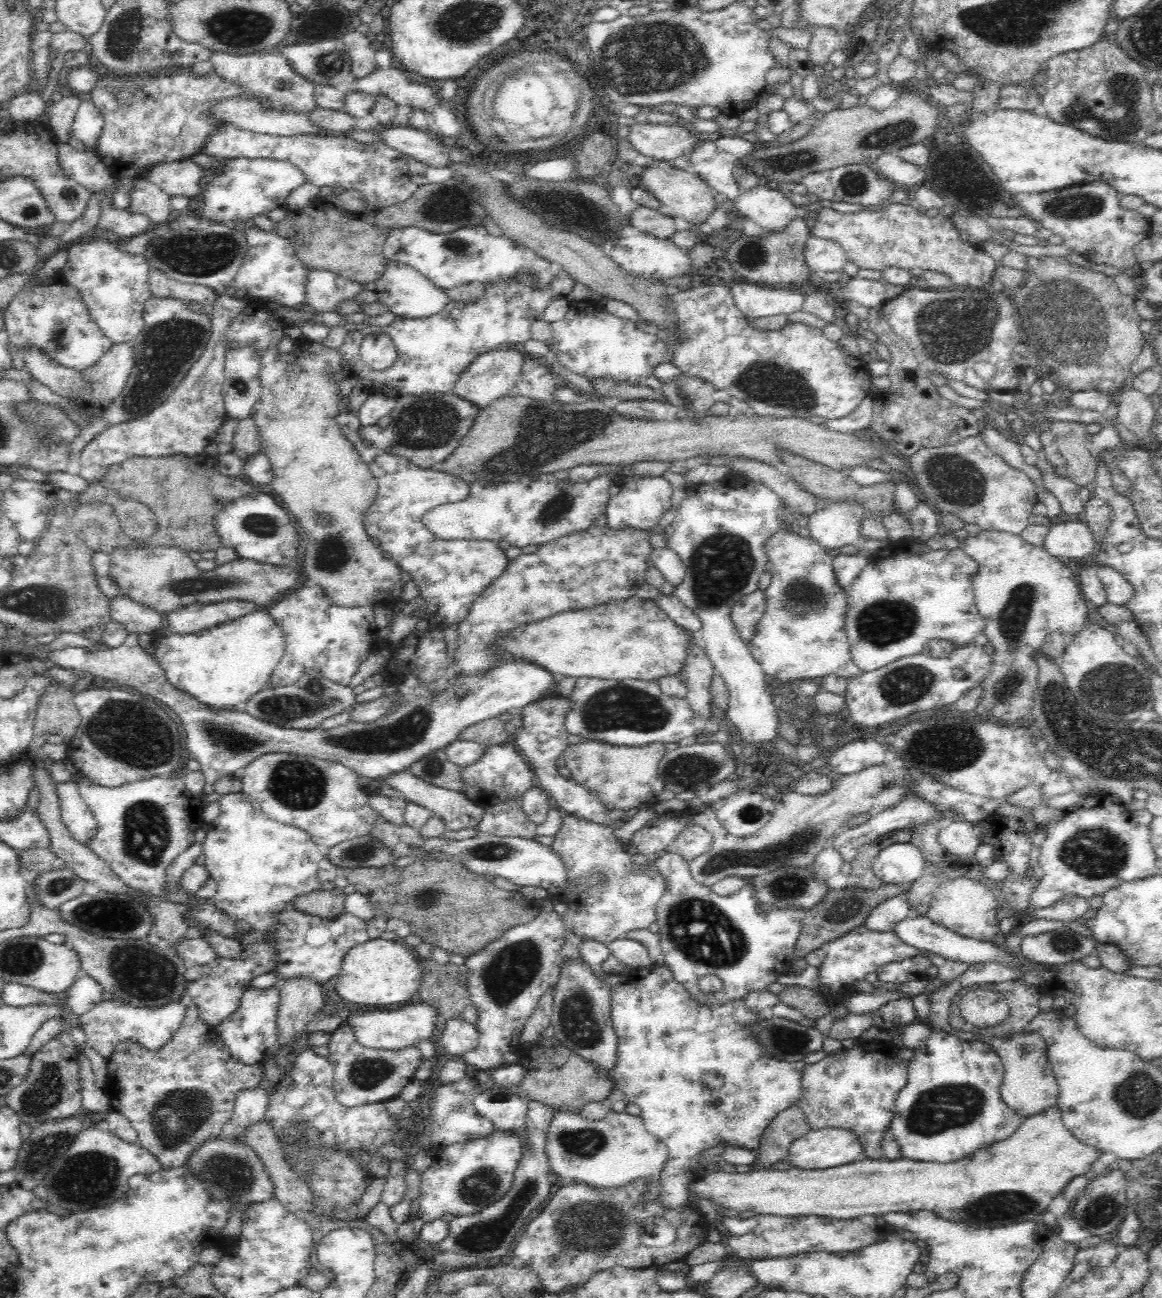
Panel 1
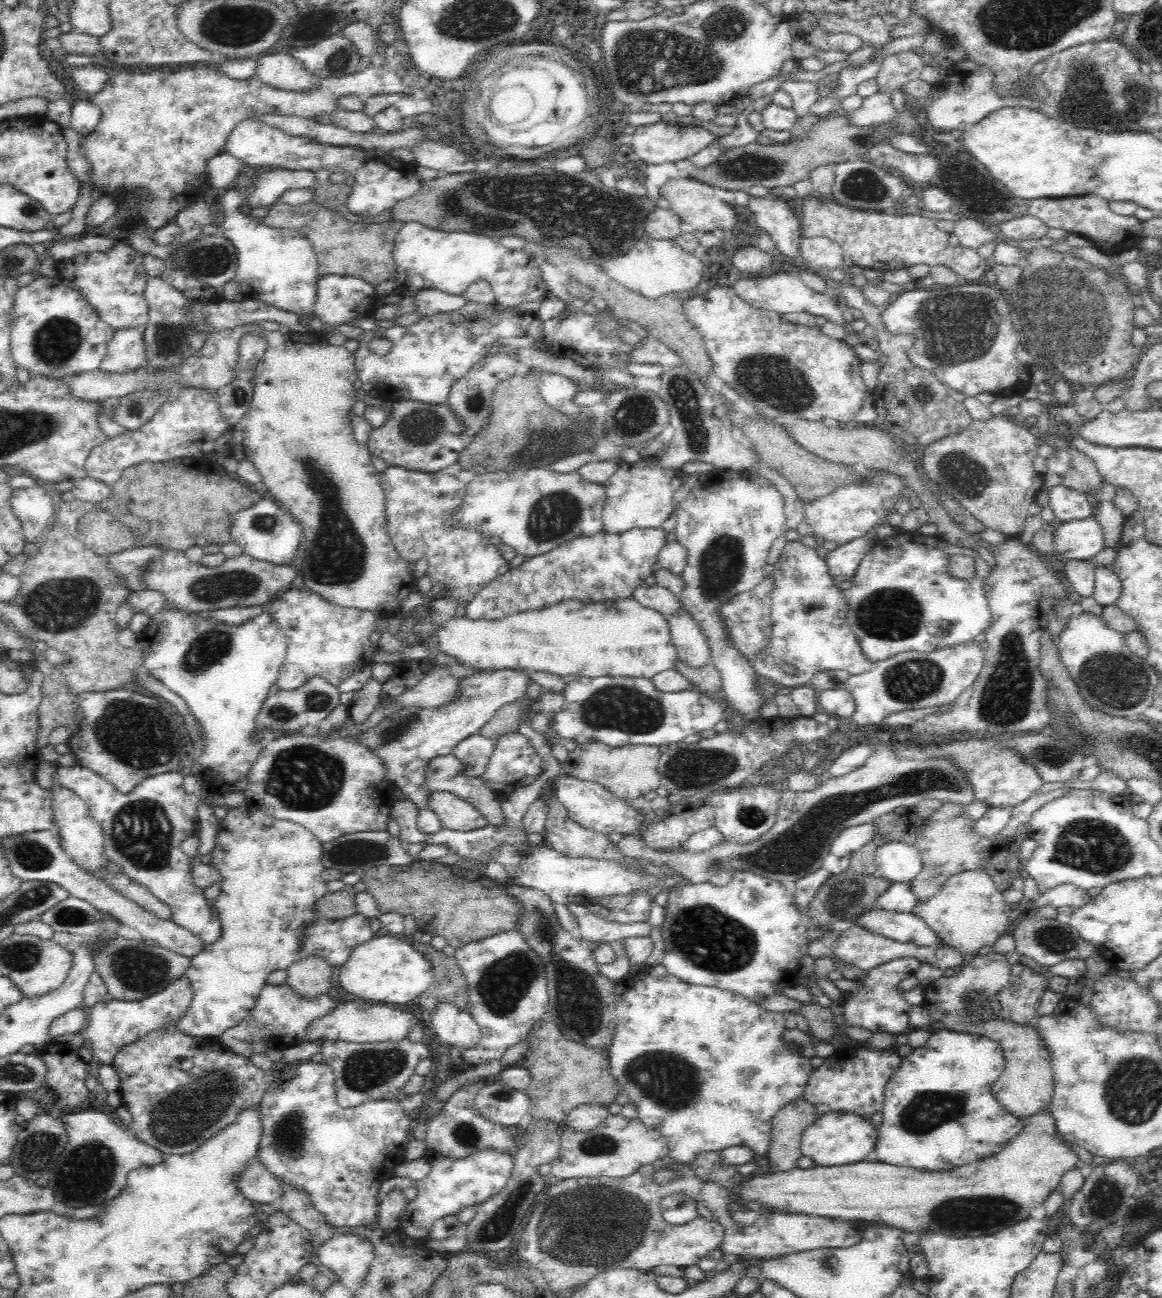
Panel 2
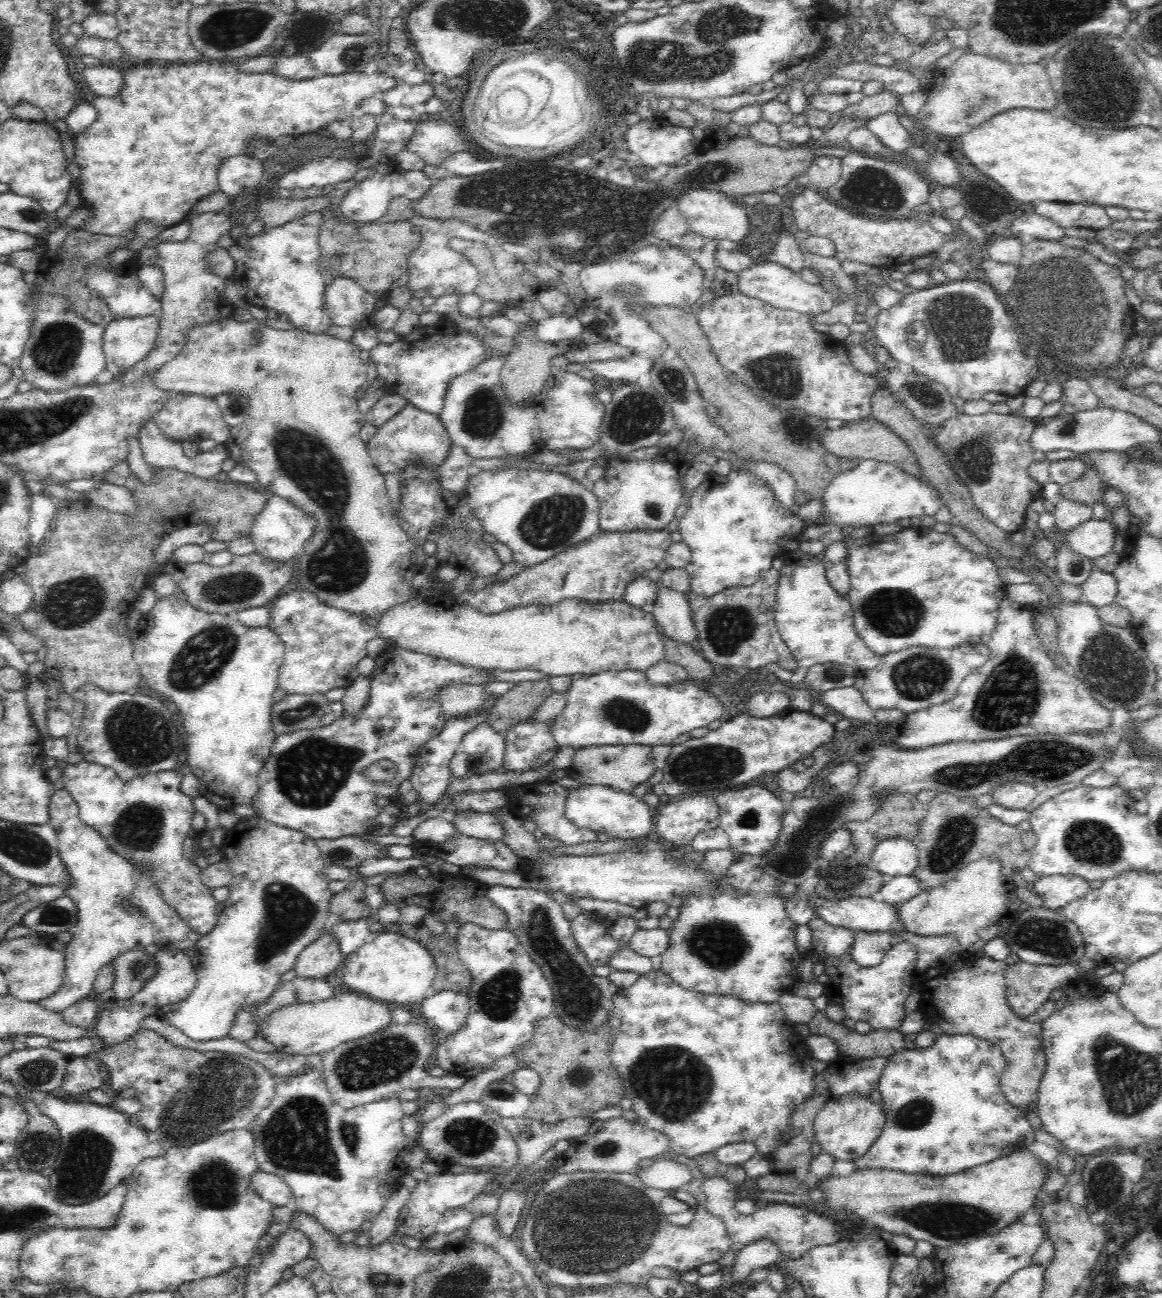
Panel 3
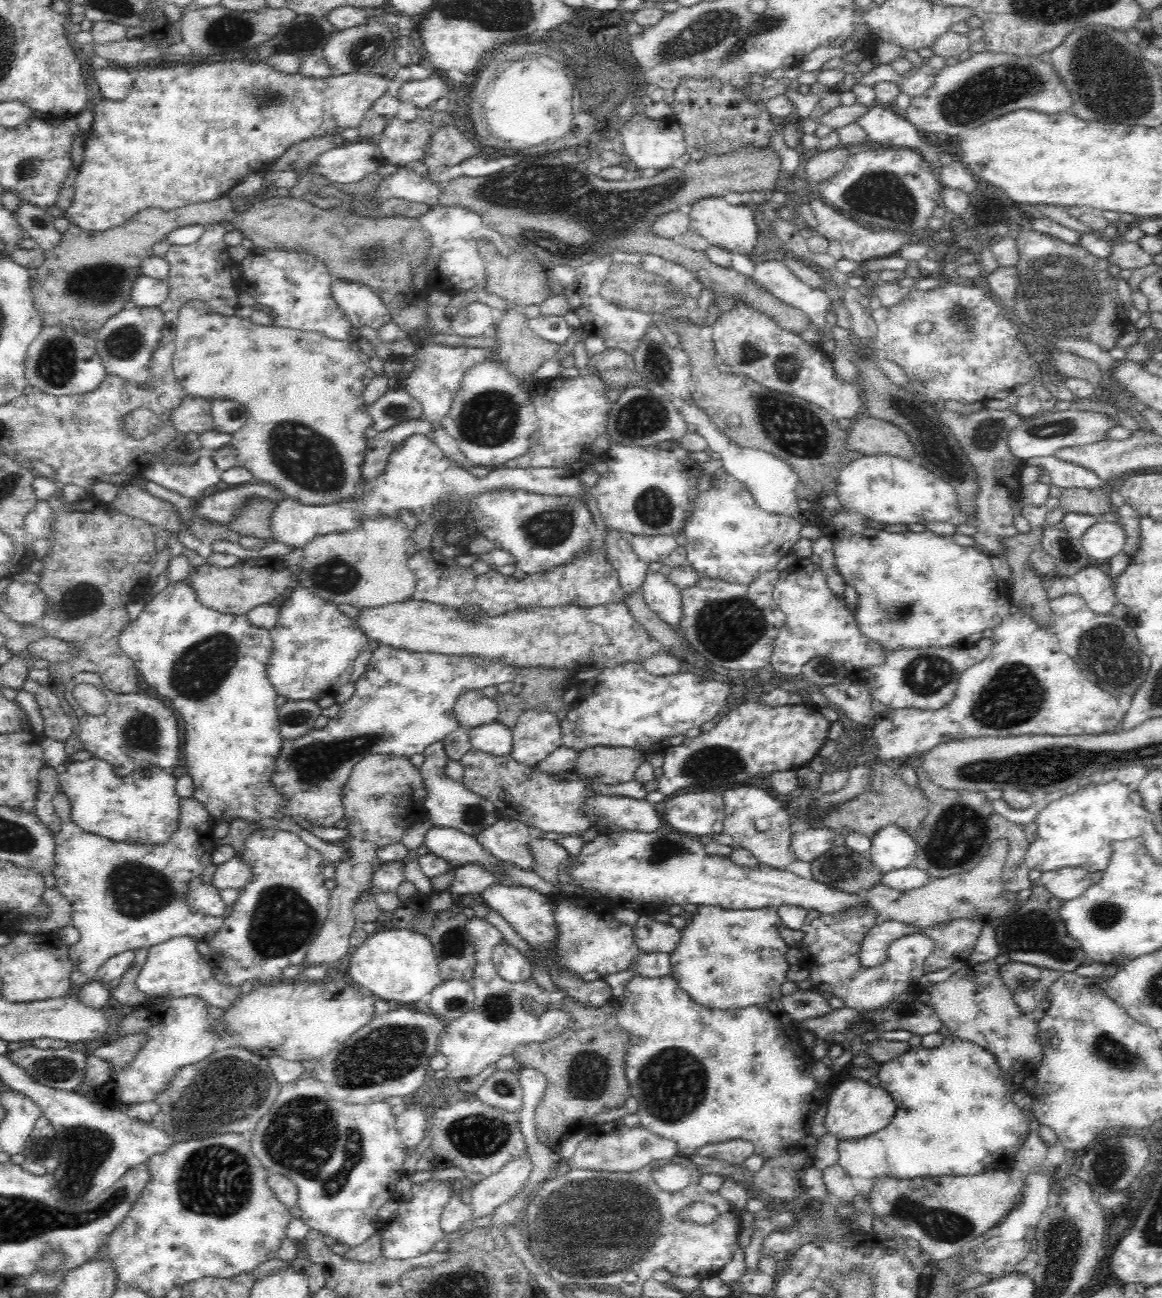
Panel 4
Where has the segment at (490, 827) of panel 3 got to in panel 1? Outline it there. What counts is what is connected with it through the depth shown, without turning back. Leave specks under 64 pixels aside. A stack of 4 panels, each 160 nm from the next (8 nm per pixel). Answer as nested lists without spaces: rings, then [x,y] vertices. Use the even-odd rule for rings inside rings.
[[[400,770],[390,774],[390,776],[384,776],[384,778],[376,778],[379,780],[380,786],[388,786],[392,788],[394,792],[402,795],[407,801],[415,802],[420,806],[423,806],[436,816],[440,816],[440,819],[446,823],[446,827],[449,832],[459,832],[465,829],[475,828],[481,822],[485,810],[483,807],[474,803],[462,793],[458,793],[458,790],[448,790],[447,788],[440,788],[439,786],[427,783],[425,780],[414,776],[409,770]]]

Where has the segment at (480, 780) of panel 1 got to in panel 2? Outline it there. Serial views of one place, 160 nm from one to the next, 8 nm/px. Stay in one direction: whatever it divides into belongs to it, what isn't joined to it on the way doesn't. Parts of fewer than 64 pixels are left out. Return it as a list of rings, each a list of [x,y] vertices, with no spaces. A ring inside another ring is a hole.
[[[516,732],[503,734],[494,742],[492,756],[480,780],[493,791],[506,790],[506,786],[528,786],[532,784],[542,768],[540,755],[530,741]]]

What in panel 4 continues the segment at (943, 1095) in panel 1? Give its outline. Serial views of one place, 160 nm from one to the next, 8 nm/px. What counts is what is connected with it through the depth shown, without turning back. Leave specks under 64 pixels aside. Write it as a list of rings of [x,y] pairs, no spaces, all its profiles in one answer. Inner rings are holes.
[[[948,1036],[945,1037],[942,1044],[936,1046],[936,1048],[924,1048],[922,1046],[911,1048],[908,1052],[904,1052],[904,1054],[900,1054],[900,1056],[896,1056],[896,1058],[881,1064],[877,1077],[879,1080],[879,1086],[882,1087],[882,1090],[886,1090],[894,1100],[894,1103],[896,1103],[896,1114],[888,1123],[888,1126],[885,1126],[882,1130],[876,1131],[874,1134],[864,1137],[862,1140],[854,1140],[854,1142],[839,1142],[839,1165],[850,1177],[890,1177],[897,1178],[898,1180],[906,1180],[916,1177],[964,1176],[978,1174],[978,1172],[982,1172],[982,1170],[994,1170],[994,1168],[1003,1168],[1011,1164],[1015,1159],[1015,1154],[1021,1149],[1024,1142],[1026,1142],[1026,1138],[1028,1138],[1028,1124],[1030,1123],[1031,1116],[1026,1112],[1022,1112],[1012,1101],[1013,1094],[1008,1091],[1008,1087],[1006,1082],[1004,1082],[996,1056],[973,1042]]]

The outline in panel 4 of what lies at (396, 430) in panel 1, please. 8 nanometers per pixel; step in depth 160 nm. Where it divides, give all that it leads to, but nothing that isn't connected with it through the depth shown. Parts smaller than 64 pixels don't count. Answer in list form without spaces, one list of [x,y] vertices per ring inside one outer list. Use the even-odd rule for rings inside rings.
[[[417,417],[402,420],[402,422],[379,432],[374,438],[367,439],[366,456],[362,466],[362,479],[370,482],[380,478],[386,472],[388,459],[394,450],[398,449],[412,435],[426,435],[429,438],[429,434],[435,427],[428,419]]]

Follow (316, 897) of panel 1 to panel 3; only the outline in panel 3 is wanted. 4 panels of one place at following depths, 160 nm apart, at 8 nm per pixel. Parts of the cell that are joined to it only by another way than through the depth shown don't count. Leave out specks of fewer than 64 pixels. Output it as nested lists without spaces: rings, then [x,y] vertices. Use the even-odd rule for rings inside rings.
[[[352,878],[351,883],[344,891],[334,894],[328,902],[328,914],[338,917],[342,921],[358,918],[371,919],[370,905],[365,900],[365,882]]]

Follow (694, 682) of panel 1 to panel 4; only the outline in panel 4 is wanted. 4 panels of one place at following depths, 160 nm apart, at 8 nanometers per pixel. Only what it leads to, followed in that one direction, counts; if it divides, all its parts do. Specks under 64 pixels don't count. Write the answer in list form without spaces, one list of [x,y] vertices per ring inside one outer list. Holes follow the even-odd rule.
[[[647,572],[643,584],[643,597],[652,612],[668,626],[675,629],[682,622],[682,597],[667,576],[659,572]]]

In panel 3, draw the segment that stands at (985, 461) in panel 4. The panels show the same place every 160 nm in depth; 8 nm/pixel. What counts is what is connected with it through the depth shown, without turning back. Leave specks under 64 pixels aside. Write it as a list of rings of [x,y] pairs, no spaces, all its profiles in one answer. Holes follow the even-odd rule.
[[[991,411],[981,416],[967,416],[961,412],[960,416],[950,418],[933,435],[932,442],[942,451],[944,459],[954,469],[960,483],[968,488],[976,510],[1000,530],[1009,534],[1024,527],[1026,508],[1030,506],[1030,502],[1039,499],[1041,495],[1041,485],[1030,478],[1029,472],[1033,462],[1044,459],[1044,453],[1030,444],[1032,433],[1037,425],[1038,421],[1023,418],[1019,413],[1006,415]]]

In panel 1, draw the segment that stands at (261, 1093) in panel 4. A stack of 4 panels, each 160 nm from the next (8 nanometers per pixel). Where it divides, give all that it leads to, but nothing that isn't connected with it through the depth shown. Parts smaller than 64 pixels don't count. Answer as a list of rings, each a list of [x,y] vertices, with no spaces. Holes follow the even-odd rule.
[[[185,994],[180,1001],[186,1007],[184,1020],[172,1040],[157,1051],[144,1050],[132,1041],[116,1044],[107,1058],[107,1084],[104,1087],[111,1110],[128,1119],[138,1133],[138,1145],[152,1153],[164,1170],[186,1164],[192,1150],[221,1134],[224,1122],[232,1116],[237,1094],[261,1085],[265,1076],[263,1066],[245,1065],[232,1058],[220,1035],[202,1020],[190,995]]]

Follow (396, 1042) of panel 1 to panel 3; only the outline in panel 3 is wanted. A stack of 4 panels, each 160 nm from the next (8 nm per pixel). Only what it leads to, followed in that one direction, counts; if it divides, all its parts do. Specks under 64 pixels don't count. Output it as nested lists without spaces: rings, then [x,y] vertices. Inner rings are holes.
[[[340,994],[325,1001],[280,1007],[259,1024],[258,1035],[274,1044],[278,1051],[284,1050],[288,1054],[322,1054],[344,1042],[376,1034],[392,1021],[392,1012],[386,1004],[356,994]]]

